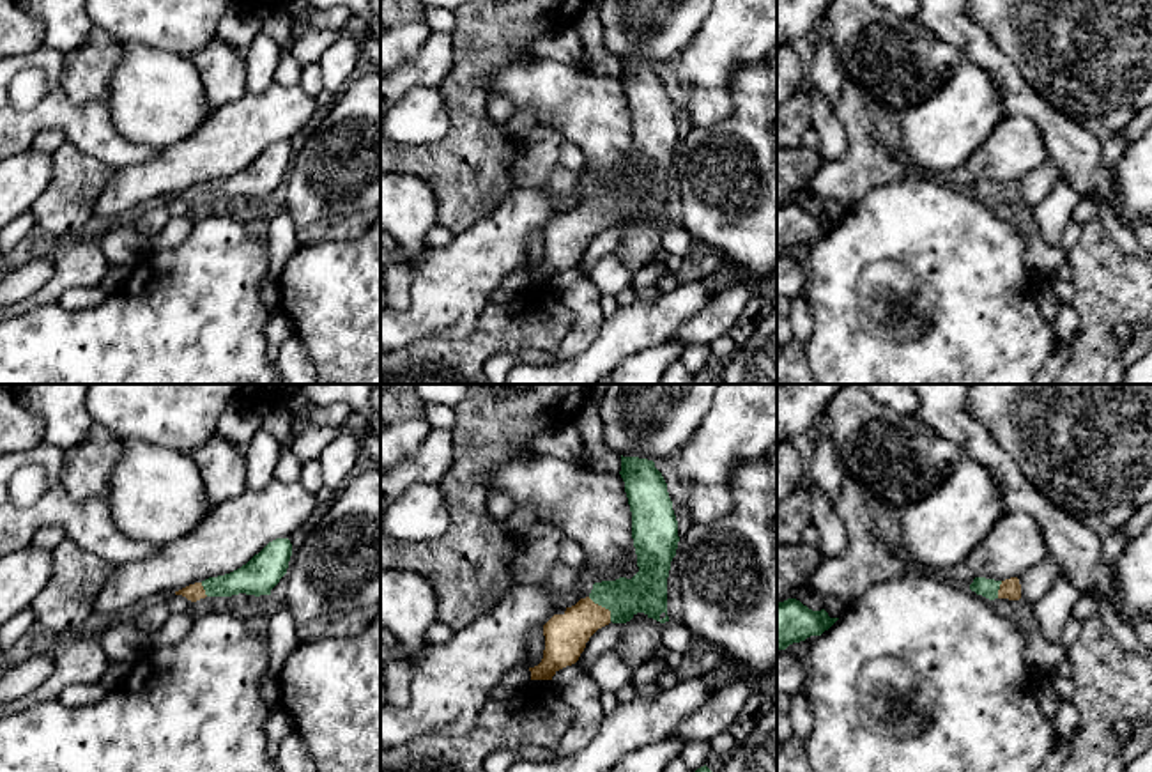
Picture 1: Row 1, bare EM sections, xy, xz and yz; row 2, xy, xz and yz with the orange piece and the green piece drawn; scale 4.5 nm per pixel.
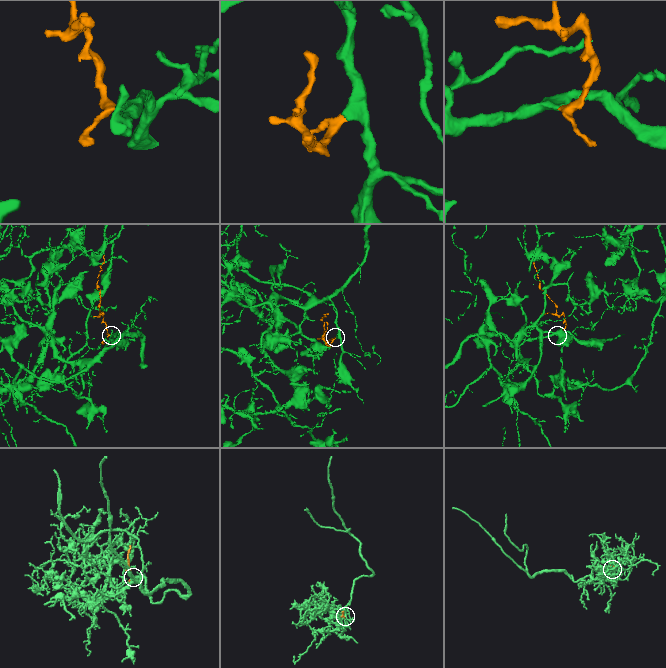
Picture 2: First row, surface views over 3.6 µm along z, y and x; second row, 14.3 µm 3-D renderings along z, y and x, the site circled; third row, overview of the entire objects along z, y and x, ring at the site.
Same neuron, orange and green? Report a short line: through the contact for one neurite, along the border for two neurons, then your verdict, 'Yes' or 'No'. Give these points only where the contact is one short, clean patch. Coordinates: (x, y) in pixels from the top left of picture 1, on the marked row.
Line: xz (567, 634), (588, 615), (604, 608), (611, 601), (646, 592). Yes

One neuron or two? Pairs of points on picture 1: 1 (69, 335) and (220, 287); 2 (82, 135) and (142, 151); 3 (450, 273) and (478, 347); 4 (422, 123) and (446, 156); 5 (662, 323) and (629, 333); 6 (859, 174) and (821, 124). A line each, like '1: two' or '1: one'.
1: one
2: one
3: two
4: two
5: one
6: two

